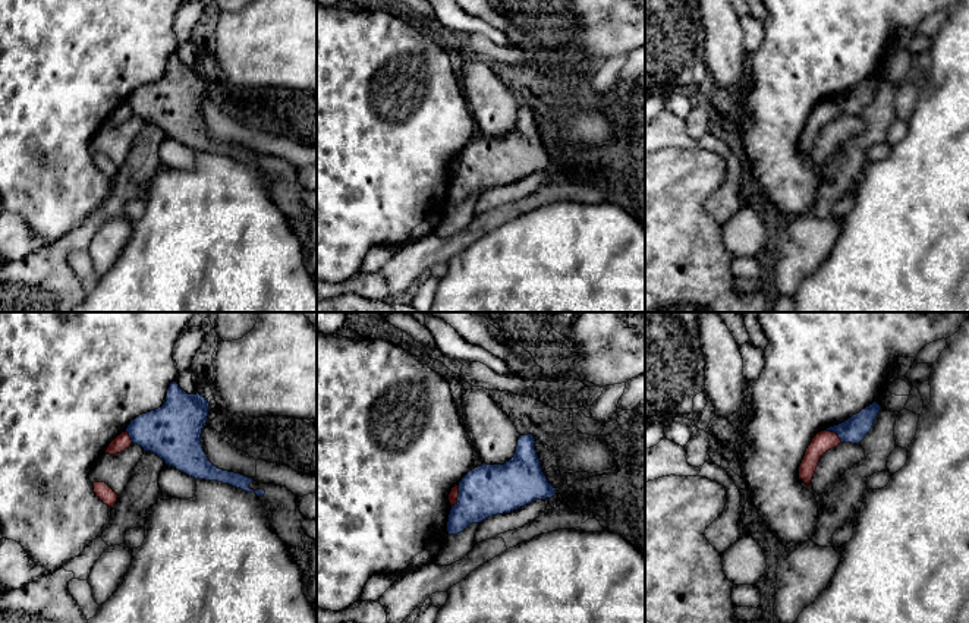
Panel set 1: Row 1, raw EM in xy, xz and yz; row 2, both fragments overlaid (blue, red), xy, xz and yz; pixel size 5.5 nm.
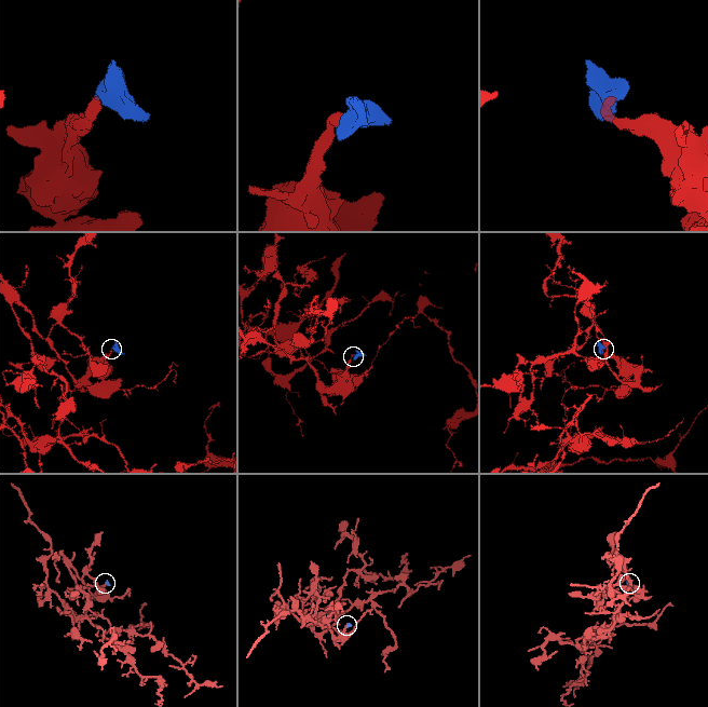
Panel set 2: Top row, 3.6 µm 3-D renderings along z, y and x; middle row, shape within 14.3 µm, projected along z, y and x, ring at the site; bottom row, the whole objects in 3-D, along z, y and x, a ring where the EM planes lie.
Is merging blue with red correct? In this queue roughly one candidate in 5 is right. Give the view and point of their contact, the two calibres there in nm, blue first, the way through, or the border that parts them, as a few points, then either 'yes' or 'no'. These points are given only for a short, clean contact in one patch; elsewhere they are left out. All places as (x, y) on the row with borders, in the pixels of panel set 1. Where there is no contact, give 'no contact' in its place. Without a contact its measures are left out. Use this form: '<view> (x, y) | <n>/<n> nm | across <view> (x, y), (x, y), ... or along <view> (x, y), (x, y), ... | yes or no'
xz (458, 497) | 280/50 nm | along xz (459, 485), (459, 494), (452, 507) | no

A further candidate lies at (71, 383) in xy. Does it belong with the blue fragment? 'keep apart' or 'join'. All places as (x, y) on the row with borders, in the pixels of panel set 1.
keep apart

